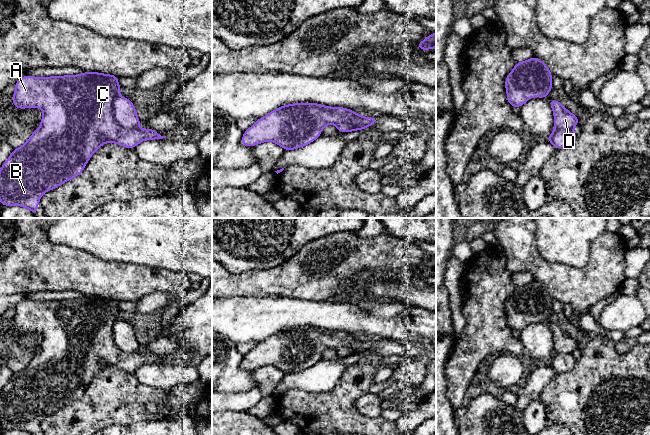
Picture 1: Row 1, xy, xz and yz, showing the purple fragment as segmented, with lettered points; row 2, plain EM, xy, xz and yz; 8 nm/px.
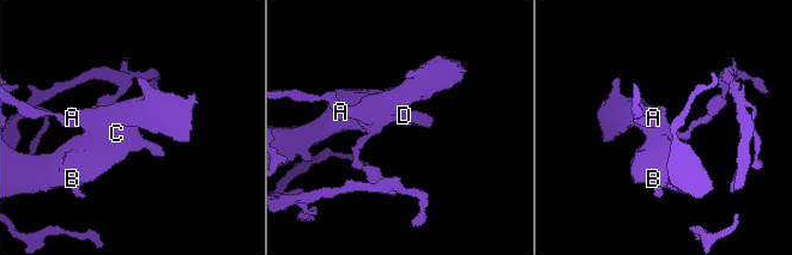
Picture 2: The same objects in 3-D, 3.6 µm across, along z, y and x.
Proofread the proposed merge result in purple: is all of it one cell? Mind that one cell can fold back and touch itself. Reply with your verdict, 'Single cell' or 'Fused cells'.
Fused cells

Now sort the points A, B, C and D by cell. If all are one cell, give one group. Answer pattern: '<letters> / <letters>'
A B C / D

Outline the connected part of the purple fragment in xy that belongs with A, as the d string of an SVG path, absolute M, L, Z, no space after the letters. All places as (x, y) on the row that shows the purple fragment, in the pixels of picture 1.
M98 72L21 77L15 83L12 105L19 109L41 108L44 115L39 128L24 145L13 149L0 169L2 205L19 205L37 215L42 194L80 175L91 156L104 143L116 143L133 149L141 141L165 138L151 128L142 130L136 127L128 130L116 124L112 105L121 88L118 76Z

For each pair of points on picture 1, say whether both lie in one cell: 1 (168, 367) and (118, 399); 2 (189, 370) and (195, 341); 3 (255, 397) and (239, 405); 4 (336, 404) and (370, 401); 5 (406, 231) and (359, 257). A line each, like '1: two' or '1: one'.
1: two
2: two
3: one
4: two
5: two

